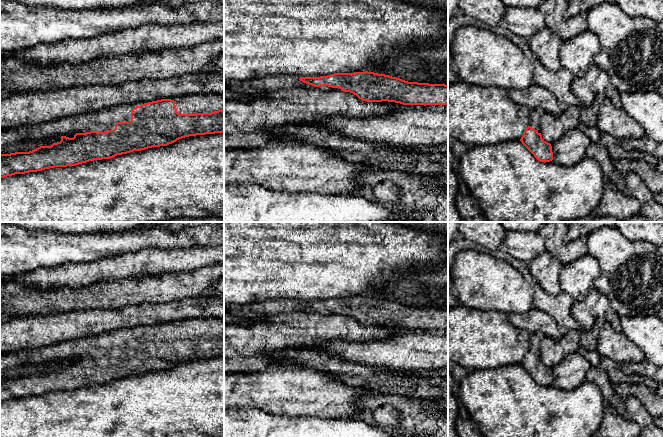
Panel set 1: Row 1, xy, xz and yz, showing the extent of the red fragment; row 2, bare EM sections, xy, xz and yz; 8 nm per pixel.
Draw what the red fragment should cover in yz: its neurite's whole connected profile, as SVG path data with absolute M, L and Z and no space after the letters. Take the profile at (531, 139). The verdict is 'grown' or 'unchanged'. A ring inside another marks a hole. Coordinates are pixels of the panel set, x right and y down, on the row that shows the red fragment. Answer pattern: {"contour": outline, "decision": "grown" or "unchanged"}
{"contour": "M528 126L520 139L522 144L540 162L550 162L553 160L552 146L543 140L541 133Z", "decision": "unchanged"}

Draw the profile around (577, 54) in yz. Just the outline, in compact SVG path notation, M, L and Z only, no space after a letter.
M588 29L563 42L559 54L561 67L571 71L575 77L583 77L599 50L599 38Z

